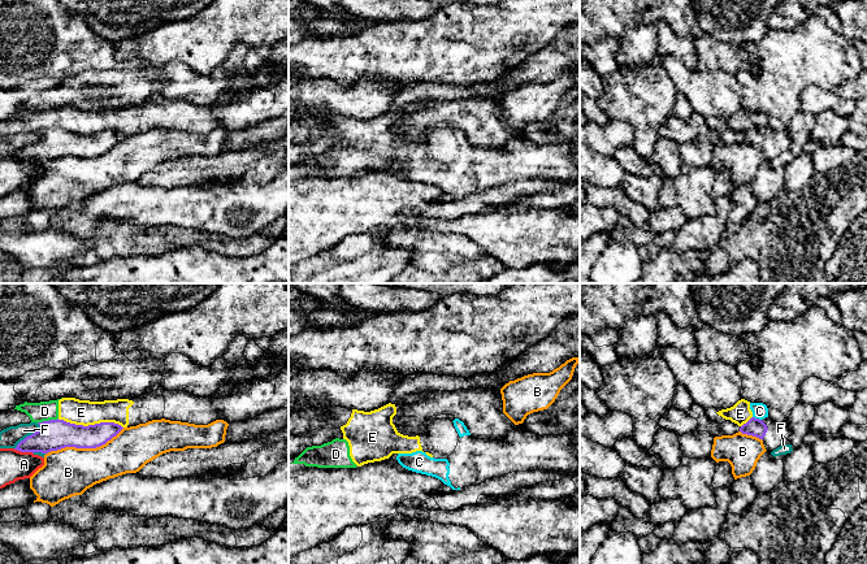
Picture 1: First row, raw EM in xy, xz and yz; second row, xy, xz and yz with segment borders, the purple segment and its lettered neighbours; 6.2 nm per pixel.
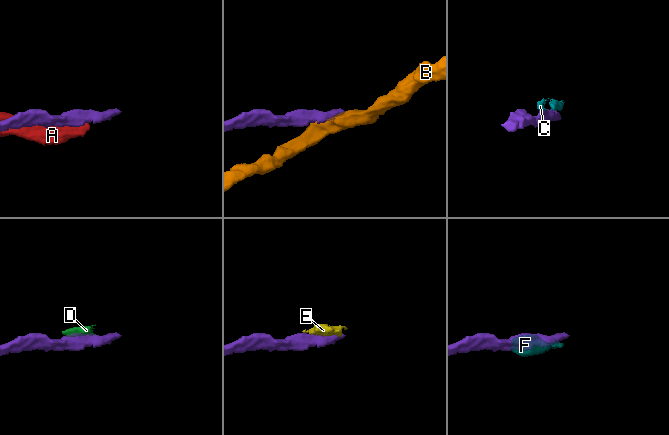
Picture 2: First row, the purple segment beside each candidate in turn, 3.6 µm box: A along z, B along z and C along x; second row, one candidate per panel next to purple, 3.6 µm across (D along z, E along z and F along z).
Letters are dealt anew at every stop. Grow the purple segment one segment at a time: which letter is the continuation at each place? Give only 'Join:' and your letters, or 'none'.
Join: none

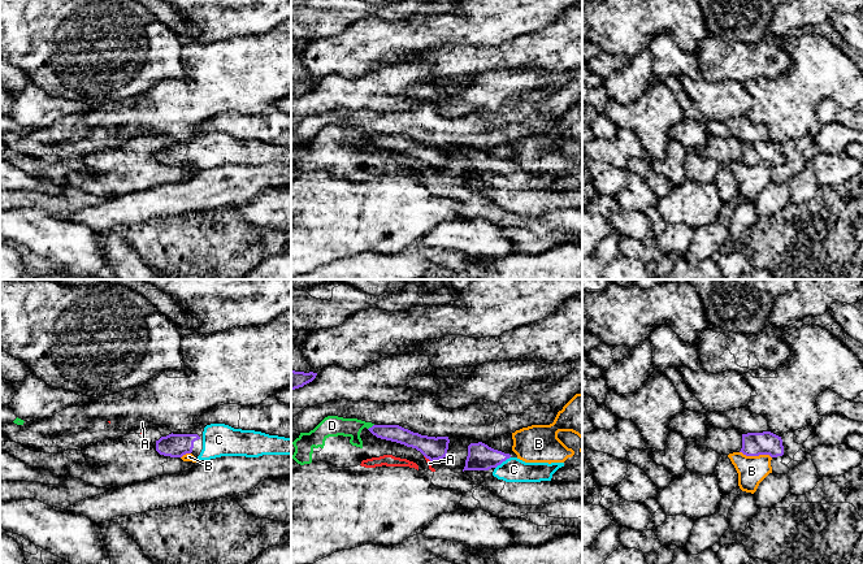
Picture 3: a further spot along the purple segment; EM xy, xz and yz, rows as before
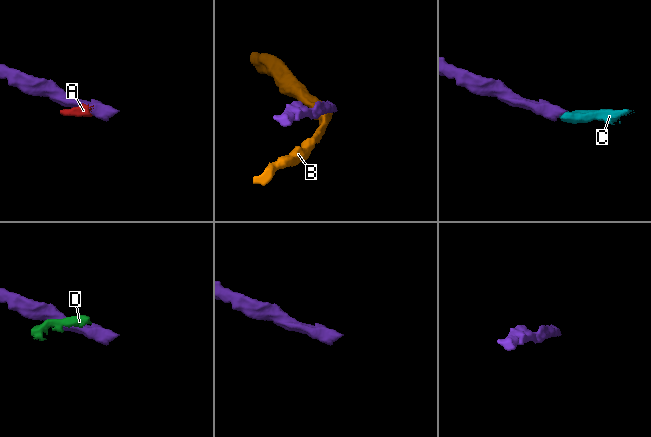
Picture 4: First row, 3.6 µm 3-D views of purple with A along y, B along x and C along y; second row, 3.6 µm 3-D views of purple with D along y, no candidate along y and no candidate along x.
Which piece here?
Join: C

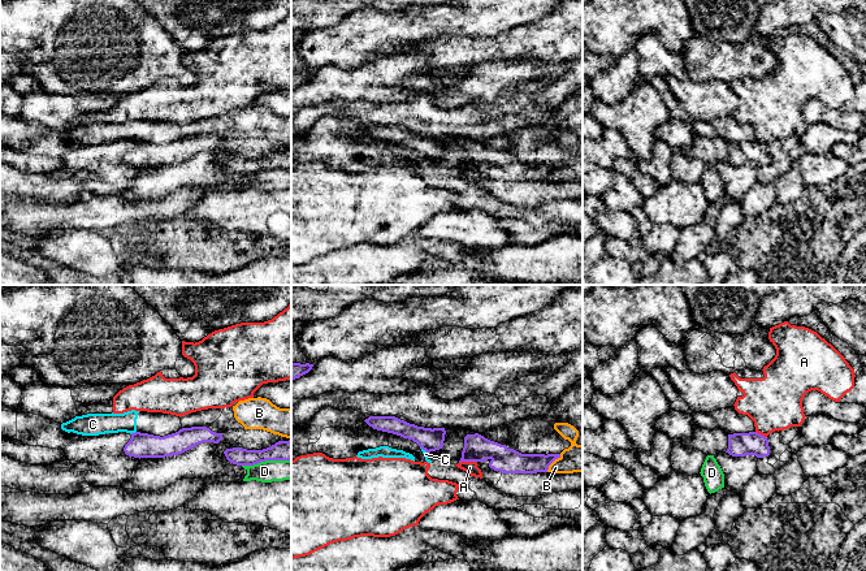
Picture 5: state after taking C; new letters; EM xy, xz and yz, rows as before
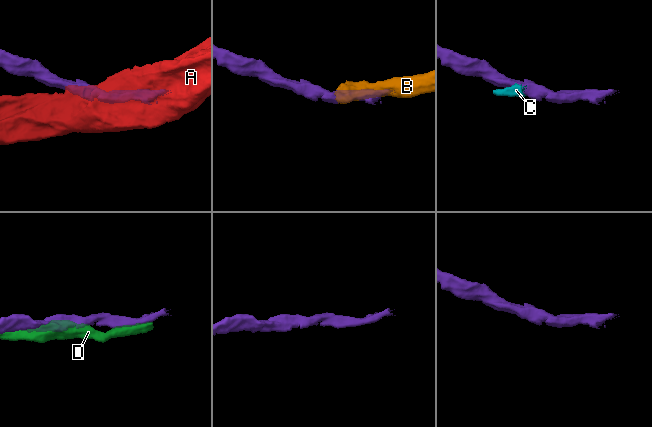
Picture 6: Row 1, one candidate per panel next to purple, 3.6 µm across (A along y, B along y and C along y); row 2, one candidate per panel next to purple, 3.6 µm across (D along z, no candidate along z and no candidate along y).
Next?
Join: none

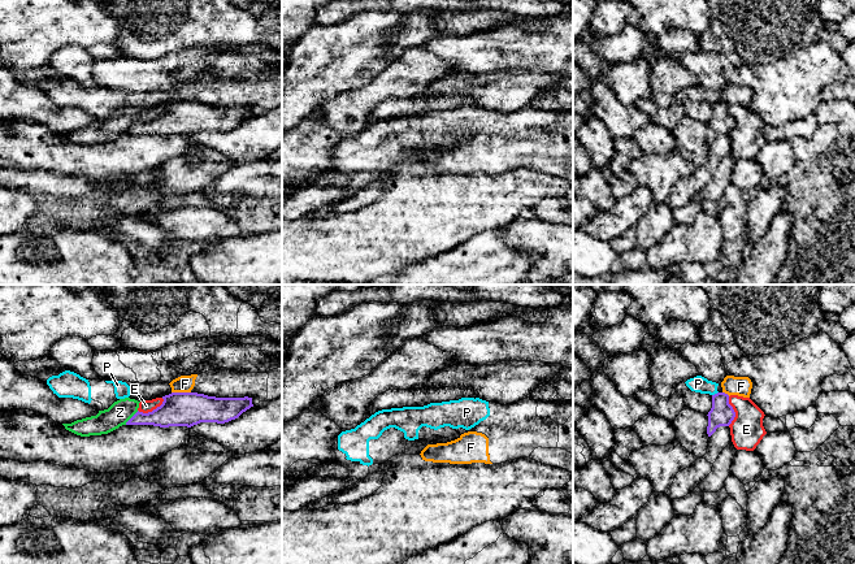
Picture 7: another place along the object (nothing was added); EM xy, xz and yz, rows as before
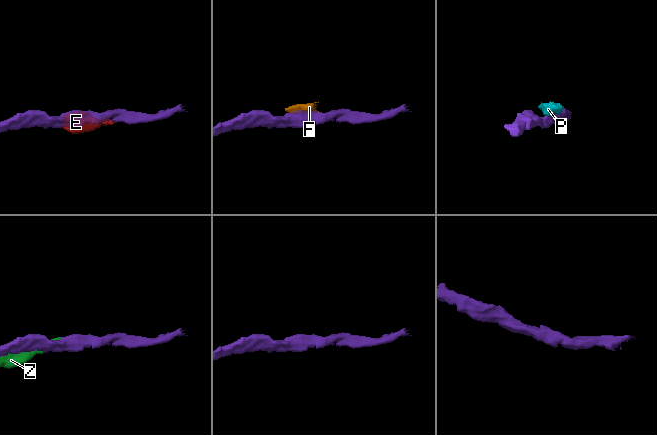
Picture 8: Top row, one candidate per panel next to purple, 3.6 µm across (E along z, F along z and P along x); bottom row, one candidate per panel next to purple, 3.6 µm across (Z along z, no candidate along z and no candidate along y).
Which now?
Join: none

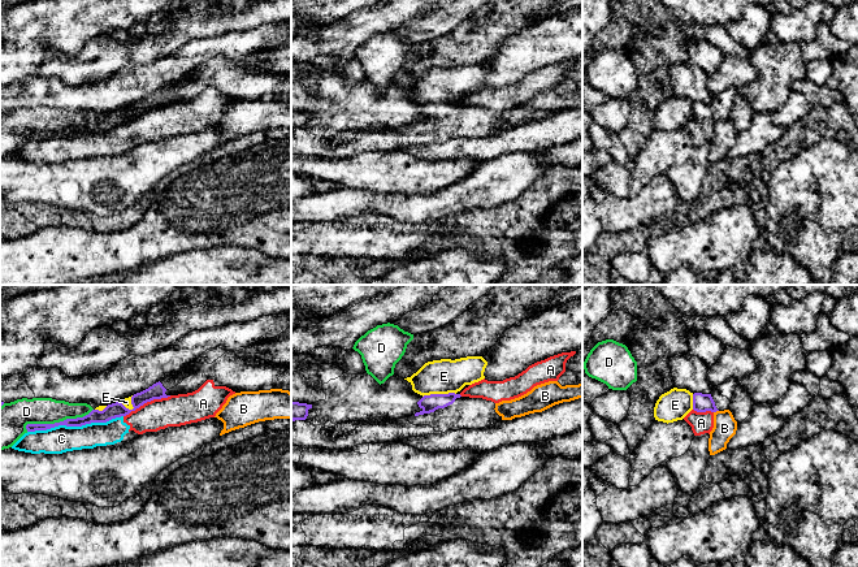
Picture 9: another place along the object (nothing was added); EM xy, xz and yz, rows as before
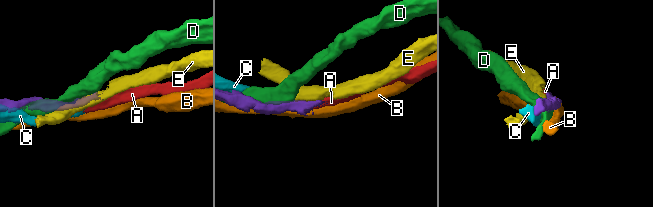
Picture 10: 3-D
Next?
Join: none

